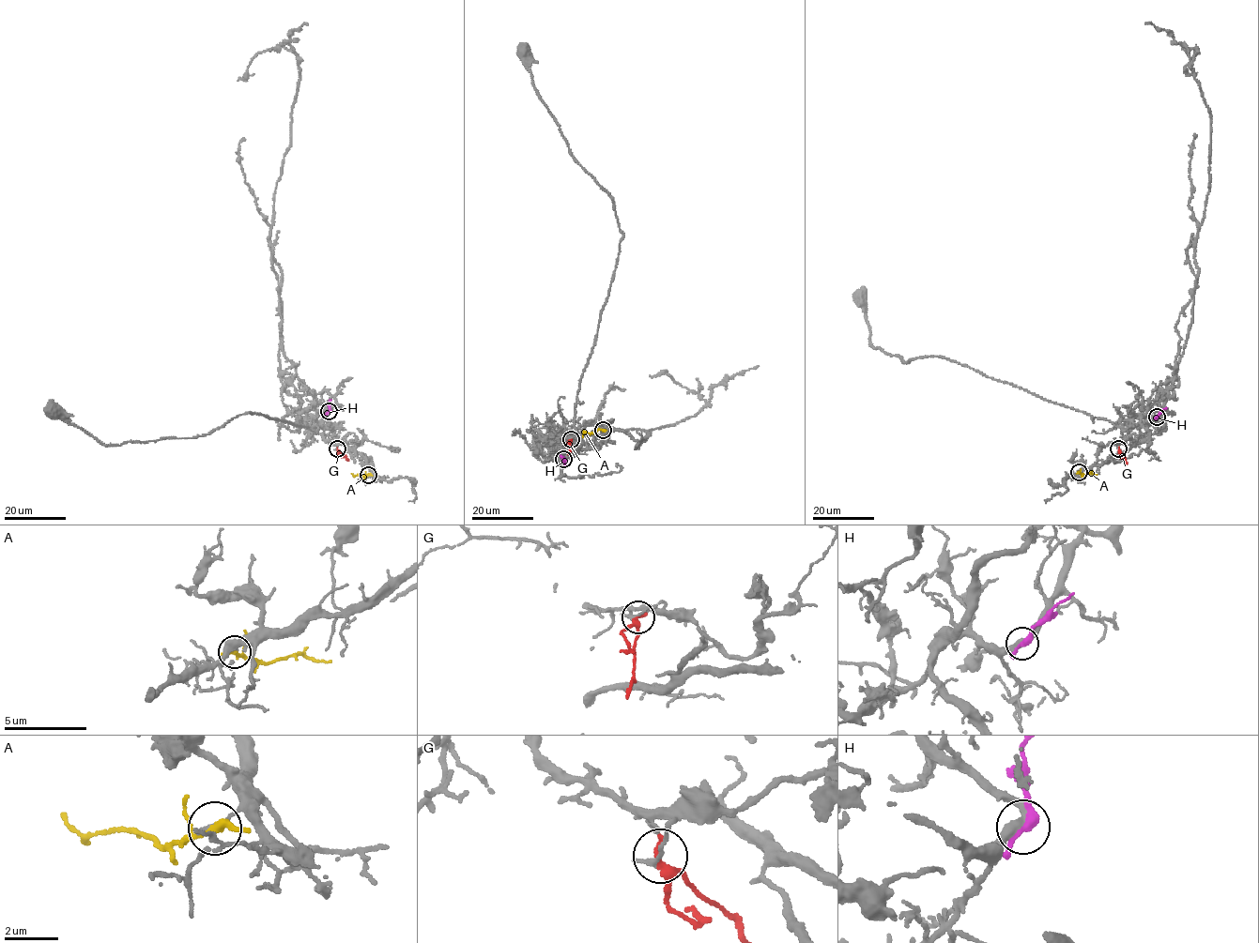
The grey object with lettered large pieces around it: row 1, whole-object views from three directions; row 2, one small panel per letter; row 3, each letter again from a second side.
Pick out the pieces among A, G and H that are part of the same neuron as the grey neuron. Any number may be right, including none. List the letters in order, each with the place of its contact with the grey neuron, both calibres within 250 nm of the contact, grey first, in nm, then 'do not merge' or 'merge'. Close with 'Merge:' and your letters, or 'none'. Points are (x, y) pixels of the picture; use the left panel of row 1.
A: meets grey at (368, 475); 130 nm thick on the grey side, 200 nm on the other; do not merge
G: meets grey at (337, 448); 220 nm thick on the grey side, 240 nm on the other; do not merge
H: meets grey at (329, 411); 320 nm thick on the grey side, 280 nm on the other; do not merge
Merge: none

